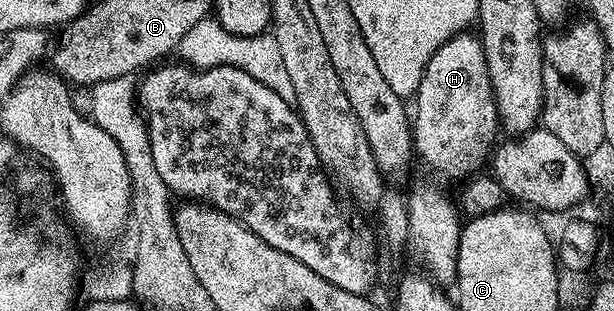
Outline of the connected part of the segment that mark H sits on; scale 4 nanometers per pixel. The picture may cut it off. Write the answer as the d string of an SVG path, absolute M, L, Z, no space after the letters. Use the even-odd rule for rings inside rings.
M469 32L455 35L452 39L444 42L437 51L432 55L432 59L428 59L424 75L418 84L418 92L416 100L412 105L412 132L414 134L414 153L422 156L422 161L430 169L435 169L442 177L458 177L457 179L465 179L471 175L477 174L482 164L487 164L488 156L491 154L492 146L495 144L493 133L499 132L500 122L498 120L498 105L494 102L494 92L492 91L492 83L488 75L488 67L486 66L486 56L482 50L482 42L477 36L470 37Z

